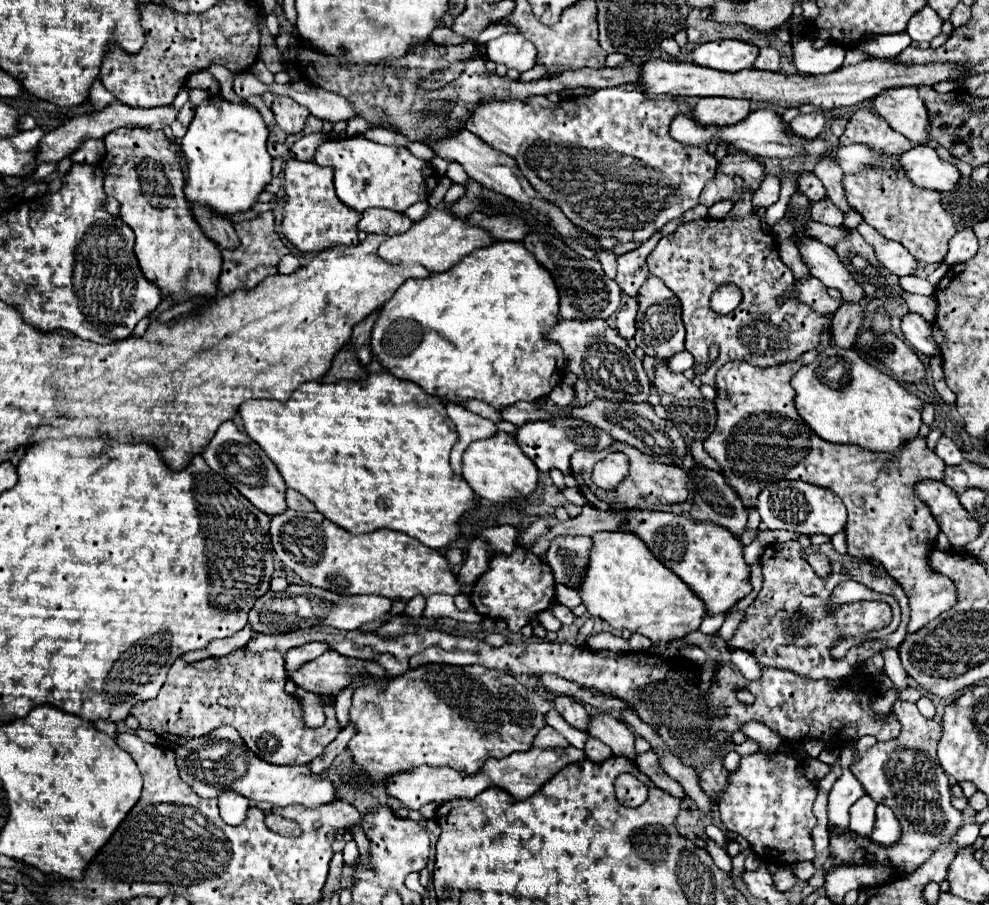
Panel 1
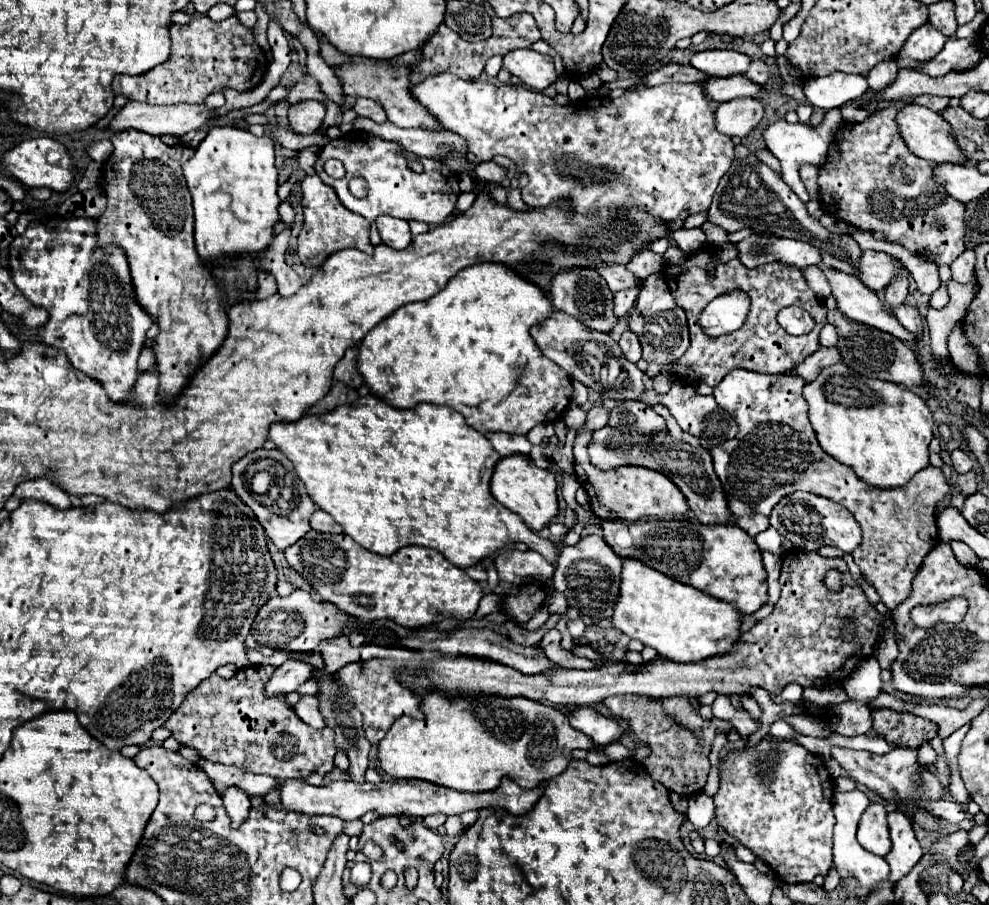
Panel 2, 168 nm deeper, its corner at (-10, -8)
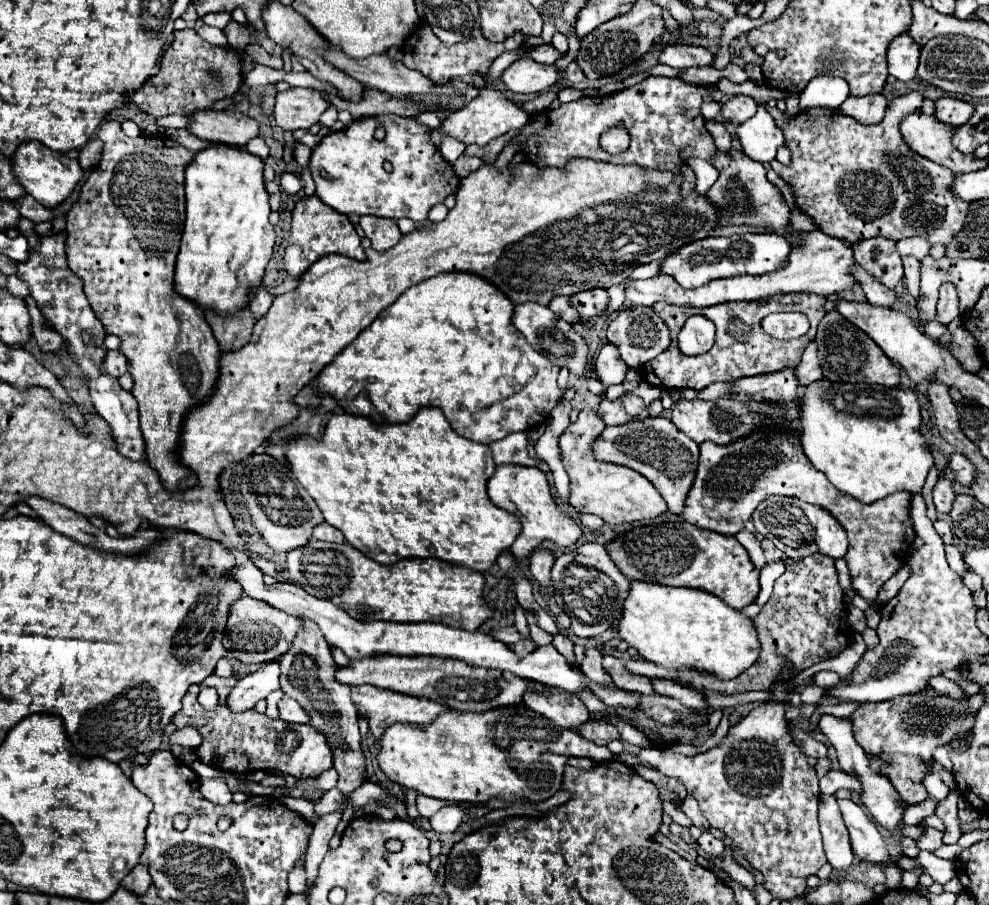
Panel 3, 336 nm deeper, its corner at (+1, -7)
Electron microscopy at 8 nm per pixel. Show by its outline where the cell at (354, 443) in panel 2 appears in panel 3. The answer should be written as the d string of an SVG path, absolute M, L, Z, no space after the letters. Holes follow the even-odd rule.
M422 407L414 415L414 419L410 419L408 423L400 423L400 425L376 425L370 419L364 419L364 417L358 417L358 415L340 413L340 415L334 415L330 419L330 423L326 425L324 437L320 441L312 439L312 437L298 437L298 439L292 439L292 443L288 443L286 447L288 447L286 449L286 459L290 463L292 473L302 483L302 487L310 493L310 497L316 501L316 505L320 507L326 523L330 523L332 527L340 529L342 535L346 537L346 541L354 549L362 551L366 557L374 559L380 565L394 565L400 559L412 559L412 557L422 557L422 559L436 557L436 559L442 559L442 561L448 561L448 563L456 563L456 565L464 565L464 567L470 567L474 571L484 573L484 571L488 571L496 563L496 559L498 559L500 553L510 551L512 543L516 541L516 537L522 531L520 519L514 513L508 513L506 509L496 507L488 499L486 483L494 475L494 469L496 469L490 447L484 445L484 443L476 443L476 441L470 441L470 439L464 439L464 437L456 435L452 431L450 423L444 419L442 411L436 409L436 407L430 407L430 409L428 407Z

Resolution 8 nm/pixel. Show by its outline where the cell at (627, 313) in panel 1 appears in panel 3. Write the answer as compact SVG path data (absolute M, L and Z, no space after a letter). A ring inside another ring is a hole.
M608 343L602 347L594 363L594 371L596 371L596 379L604 385L604 391L606 391L610 385L618 385L624 381L628 365L620 359L618 351Z

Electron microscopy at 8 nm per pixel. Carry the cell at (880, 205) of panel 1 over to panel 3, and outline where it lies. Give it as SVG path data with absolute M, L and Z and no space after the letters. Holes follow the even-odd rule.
M920 91L894 97L888 105L884 123L878 125L862 125L840 111L824 109L800 111L790 121L776 123L784 133L786 147L792 153L792 163L782 165L774 159L770 165L792 187L798 209L808 215L822 233L846 241L848 245L876 235L888 235L896 241L920 235L926 237L930 245L950 245L954 235L962 231L964 219L968 215L968 203L956 197L952 191L954 173L938 163L932 163L930 159L916 155L904 141L896 141L896 129L900 129L900 121L906 115L920 111L922 99L924 97Z

